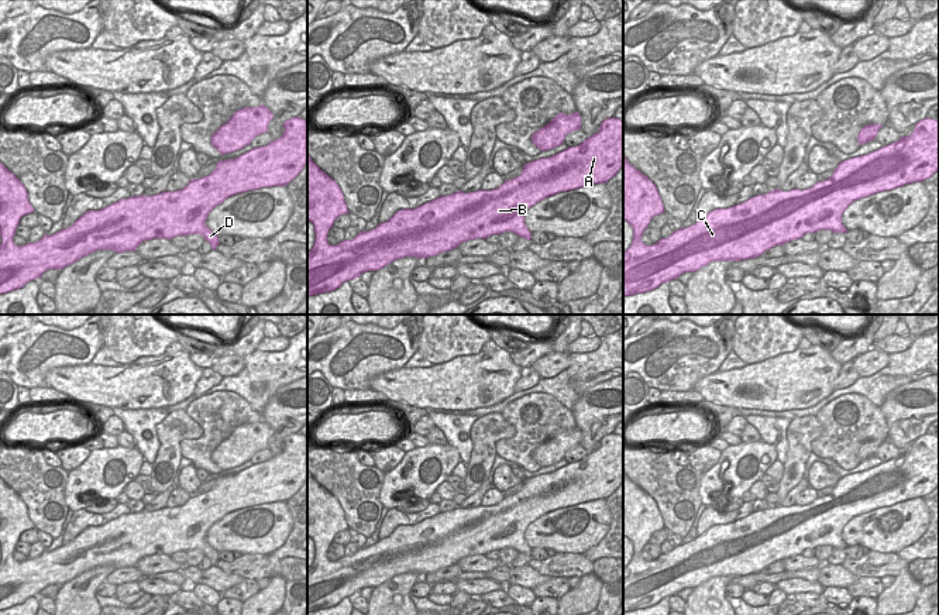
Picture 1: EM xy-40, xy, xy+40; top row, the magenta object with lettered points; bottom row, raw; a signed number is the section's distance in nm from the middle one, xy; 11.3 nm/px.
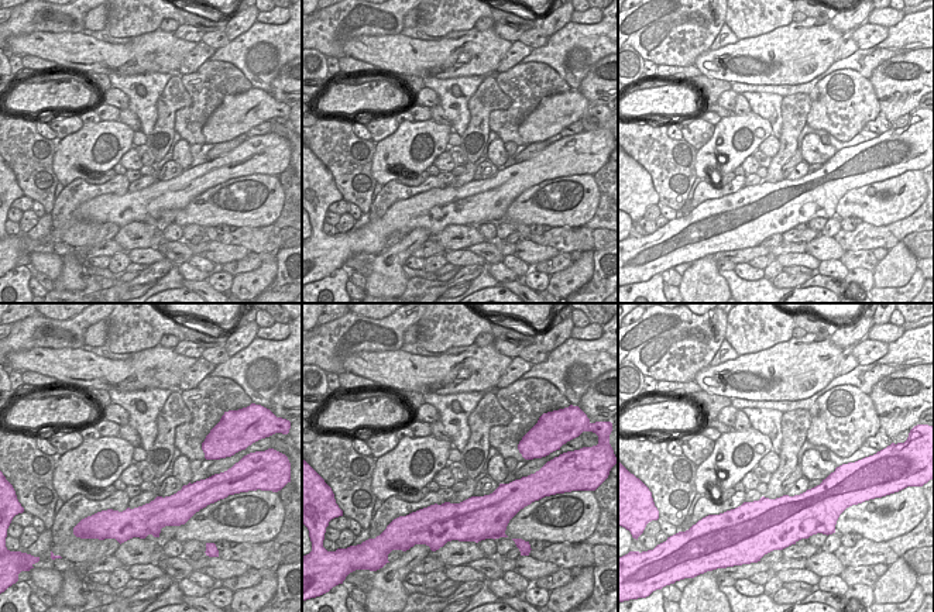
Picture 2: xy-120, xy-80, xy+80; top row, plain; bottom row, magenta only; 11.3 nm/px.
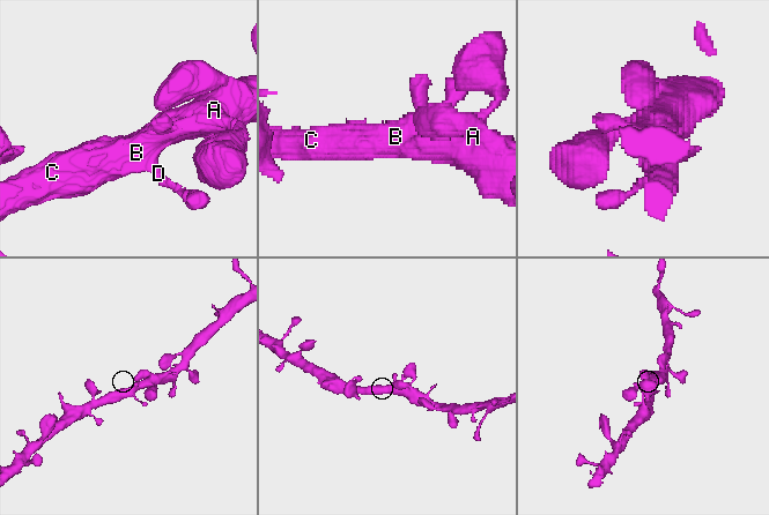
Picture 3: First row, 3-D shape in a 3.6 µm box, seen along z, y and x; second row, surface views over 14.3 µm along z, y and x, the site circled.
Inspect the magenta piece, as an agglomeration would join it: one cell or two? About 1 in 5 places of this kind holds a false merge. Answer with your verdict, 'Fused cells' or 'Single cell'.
Single cell.

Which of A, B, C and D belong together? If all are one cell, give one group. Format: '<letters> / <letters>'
A B C D

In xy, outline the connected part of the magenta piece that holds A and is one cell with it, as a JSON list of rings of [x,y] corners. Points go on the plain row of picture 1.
[[[615,433],[601,439],[599,447],[575,463],[523,481],[519,492],[498,505],[440,512],[416,525],[398,526],[388,537],[337,561],[327,559],[334,536],[350,529],[334,495],[323,488],[307,470],[307,536],[314,542],[314,561],[307,567],[307,612],[331,608],[362,588],[378,587],[405,573],[429,574],[457,564],[461,559],[512,547],[526,556],[532,549],[524,540],[527,526],[540,516],[595,499],[606,499],[623,482],[623,437]]]

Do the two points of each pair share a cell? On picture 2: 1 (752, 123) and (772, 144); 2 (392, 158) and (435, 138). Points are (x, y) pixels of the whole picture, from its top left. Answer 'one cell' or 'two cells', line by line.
1: two cells
2: one cell

